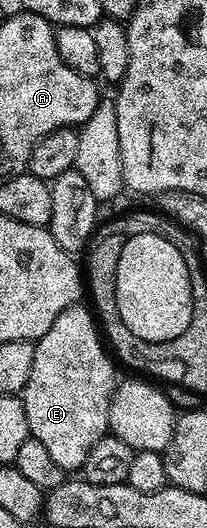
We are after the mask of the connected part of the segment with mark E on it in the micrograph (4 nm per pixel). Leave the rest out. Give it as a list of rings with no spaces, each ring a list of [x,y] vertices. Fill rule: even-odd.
[[[77,303],[62,311],[50,331],[35,342],[34,368],[22,394],[30,436],[44,444],[65,471],[83,470],[87,453],[109,432],[110,403],[118,384],[117,366],[102,340],[97,318],[91,308],[82,306]]]

